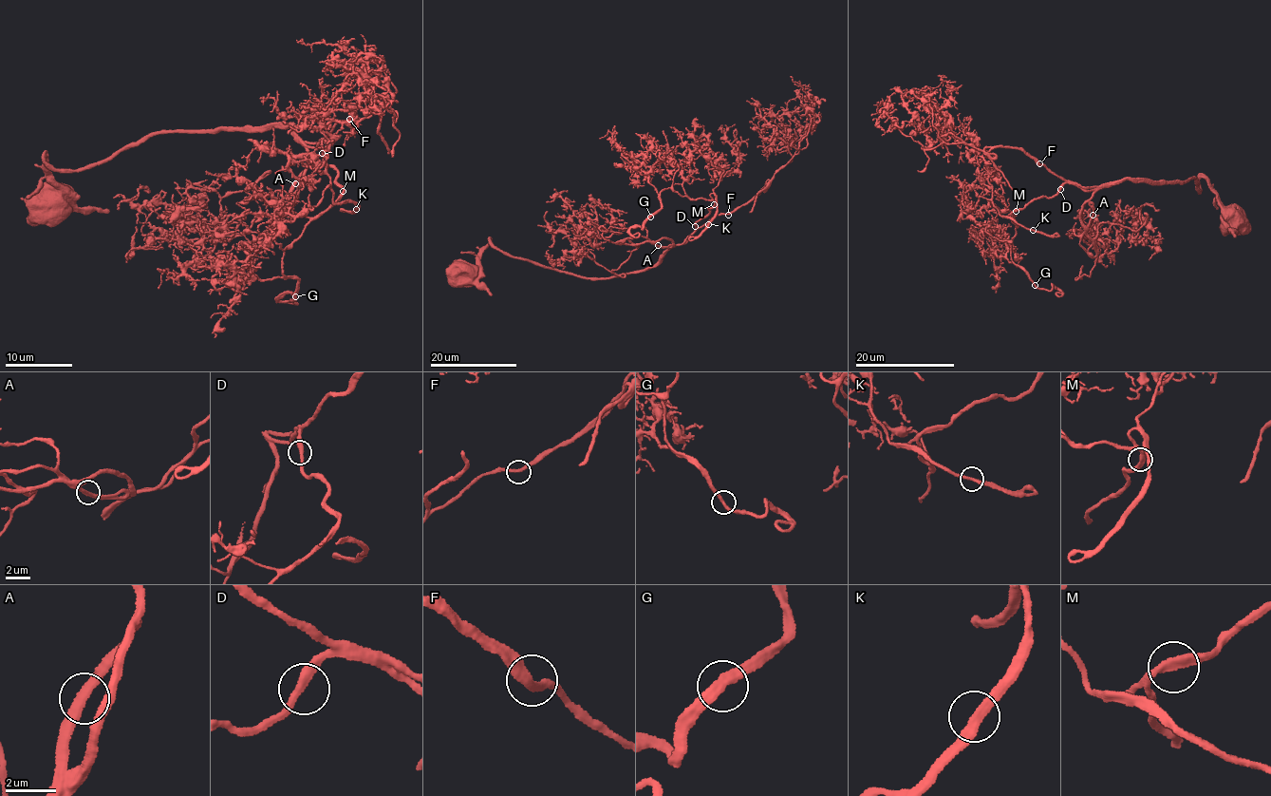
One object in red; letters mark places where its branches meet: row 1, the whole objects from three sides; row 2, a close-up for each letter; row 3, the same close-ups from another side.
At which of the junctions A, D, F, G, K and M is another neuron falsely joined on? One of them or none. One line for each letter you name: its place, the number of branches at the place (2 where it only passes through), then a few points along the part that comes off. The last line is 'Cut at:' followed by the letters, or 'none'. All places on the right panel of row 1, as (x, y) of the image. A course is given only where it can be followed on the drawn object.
Cut at: none

